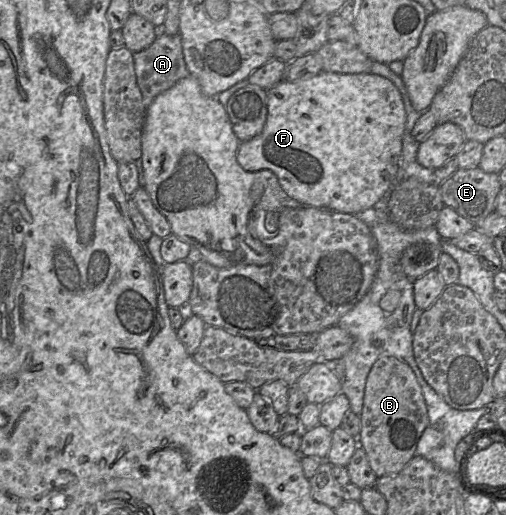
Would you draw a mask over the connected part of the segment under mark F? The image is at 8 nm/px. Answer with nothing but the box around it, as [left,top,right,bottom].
[237,72,406,215]

